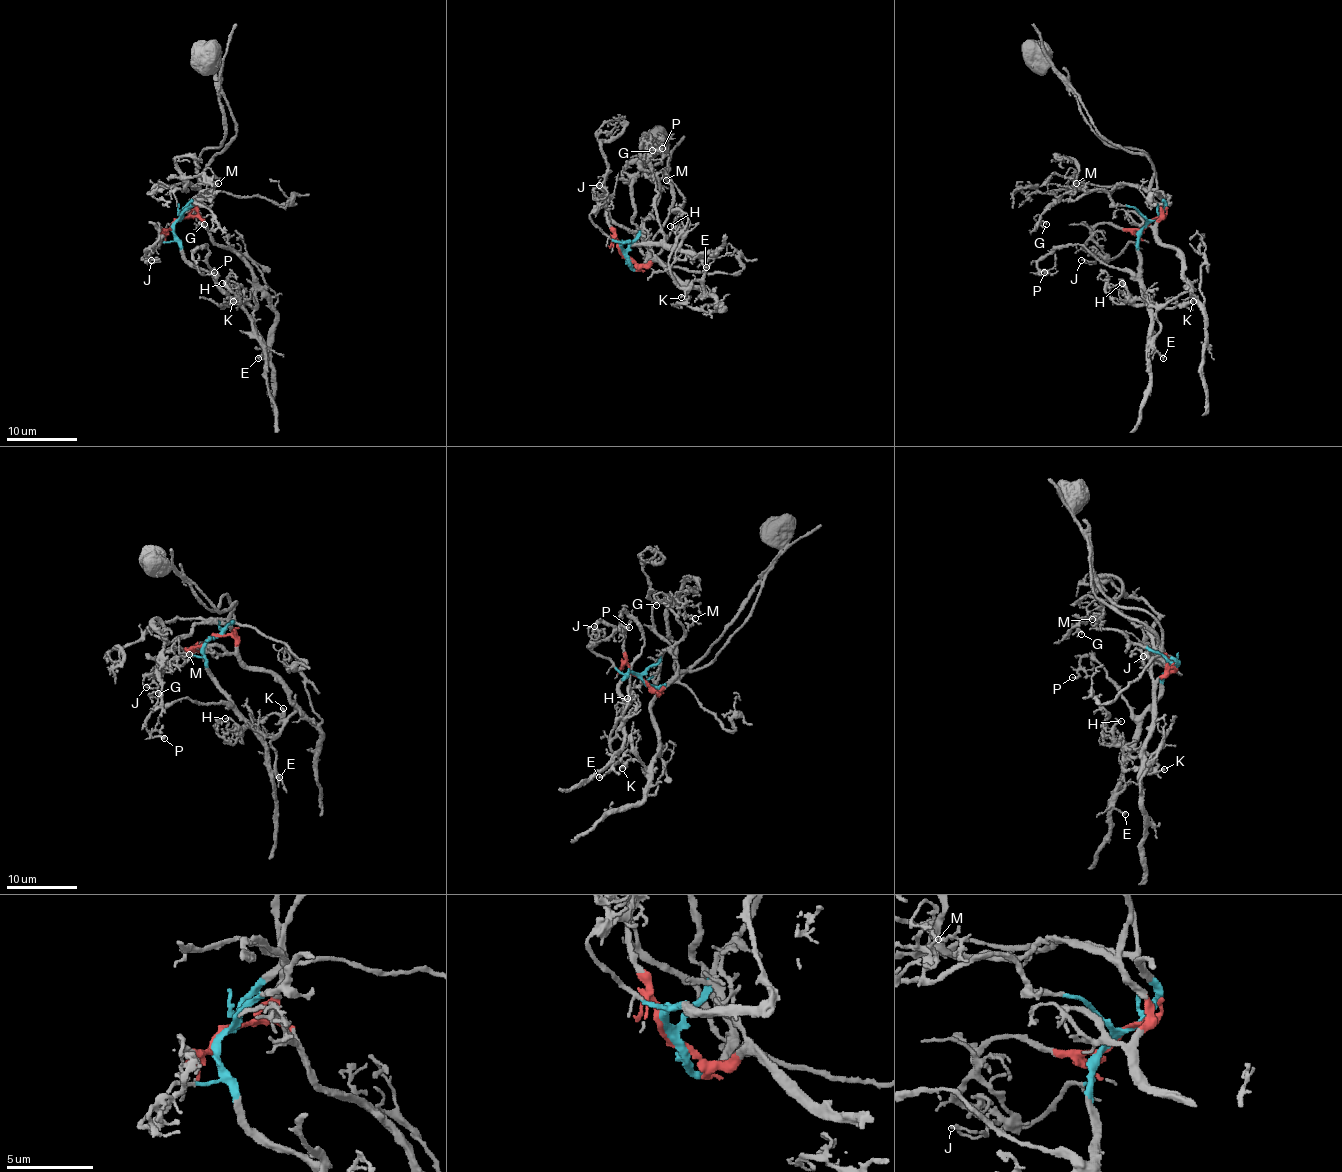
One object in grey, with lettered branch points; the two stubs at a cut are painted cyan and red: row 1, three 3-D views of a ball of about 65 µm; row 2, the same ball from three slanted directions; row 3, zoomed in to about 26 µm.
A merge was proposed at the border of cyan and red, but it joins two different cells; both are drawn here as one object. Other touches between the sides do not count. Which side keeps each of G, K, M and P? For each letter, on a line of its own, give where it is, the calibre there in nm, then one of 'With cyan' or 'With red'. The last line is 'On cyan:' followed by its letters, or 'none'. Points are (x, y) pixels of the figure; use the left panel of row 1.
G: Place: (204, 224). Thickness 160 nm. With cyan
K: Place: (233, 301). Thickness 220 nm. With red
M: Place: (218, 183). Thickness 120 nm. With cyan
P: Place: (214, 272). Thickness 200 nm. With cyan
On cyan: G, M, P

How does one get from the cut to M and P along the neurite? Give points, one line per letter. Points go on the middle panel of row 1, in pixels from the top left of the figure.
M: (624, 254), (638, 236), (641, 222), (657, 204), (659, 181), (663, 177), (666, 179)
P: (624, 254), (622, 245), (661, 239), (656, 186), (641, 149), (643, 142), (656, 149), (663, 147)

